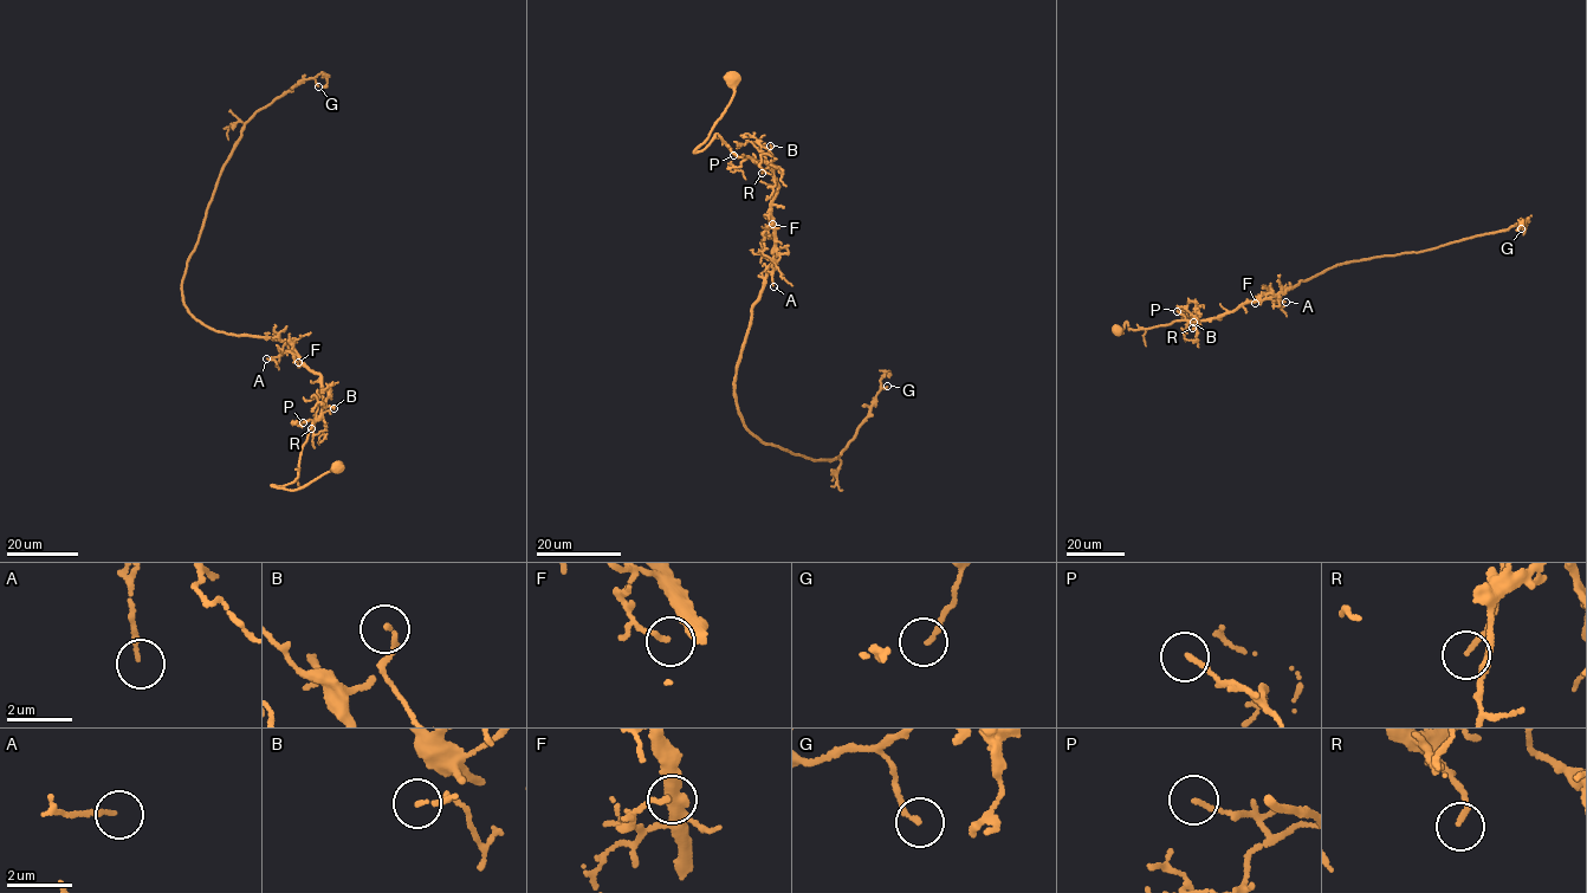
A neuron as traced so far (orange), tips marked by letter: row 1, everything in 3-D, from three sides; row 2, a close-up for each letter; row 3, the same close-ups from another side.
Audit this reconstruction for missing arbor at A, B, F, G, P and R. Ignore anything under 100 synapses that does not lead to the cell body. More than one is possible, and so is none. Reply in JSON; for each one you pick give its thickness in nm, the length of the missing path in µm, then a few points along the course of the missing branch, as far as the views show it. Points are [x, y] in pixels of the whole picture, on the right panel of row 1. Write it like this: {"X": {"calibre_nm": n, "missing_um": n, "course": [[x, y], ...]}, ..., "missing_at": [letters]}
{"F": {"calibre_nm": 120, "missing_um": 20, "course": [[1255, 303], [1249, 293], [1251, 282], [1265, 272]]}, "missing_at": ["F"]}

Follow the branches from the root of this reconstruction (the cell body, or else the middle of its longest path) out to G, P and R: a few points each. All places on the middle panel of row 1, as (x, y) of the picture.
G: (731, 78), (694, 151), (717, 134), (778, 187), (773, 261), (734, 381), (744, 426), (833, 459), (887, 386)
P: (731, 78), (732, 98), (694, 151), (705, 149), (717, 134), (733, 154), (751, 159), (733, 155)
R: (731, 78), (732, 98), (694, 151), (705, 149), (717, 134), (733, 154), (762, 167), (762, 173)

